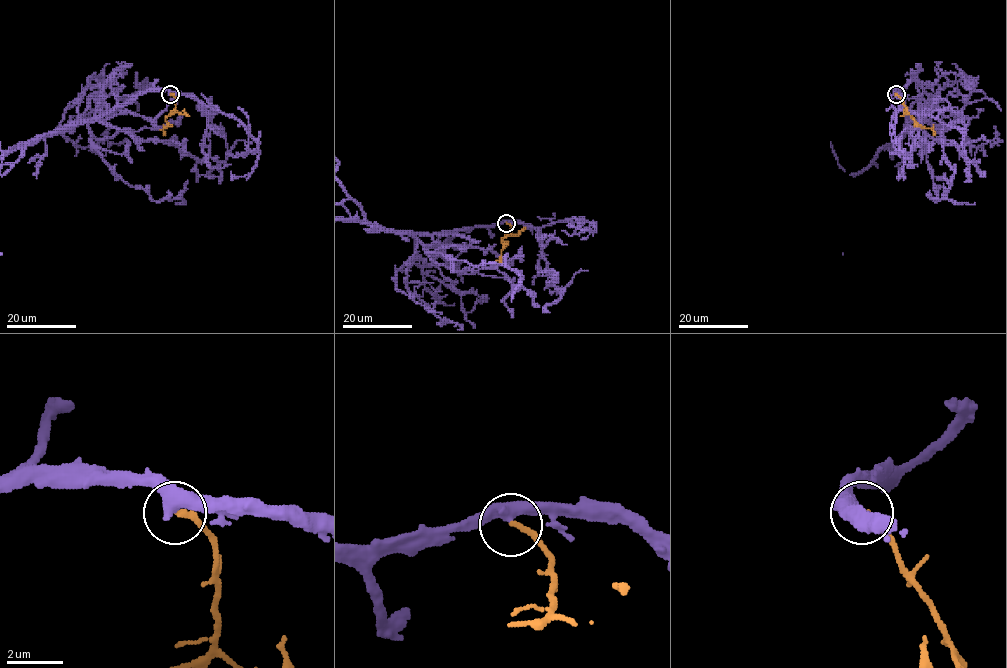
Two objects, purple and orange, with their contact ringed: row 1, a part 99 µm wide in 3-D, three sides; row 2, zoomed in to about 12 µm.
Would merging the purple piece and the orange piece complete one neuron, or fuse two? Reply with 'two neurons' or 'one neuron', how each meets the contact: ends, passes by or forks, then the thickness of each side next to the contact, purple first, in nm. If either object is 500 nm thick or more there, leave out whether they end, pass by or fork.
one neuron; purple passes by; orange ends there; 400 nm thick on the purple side, 200 nm on the other

